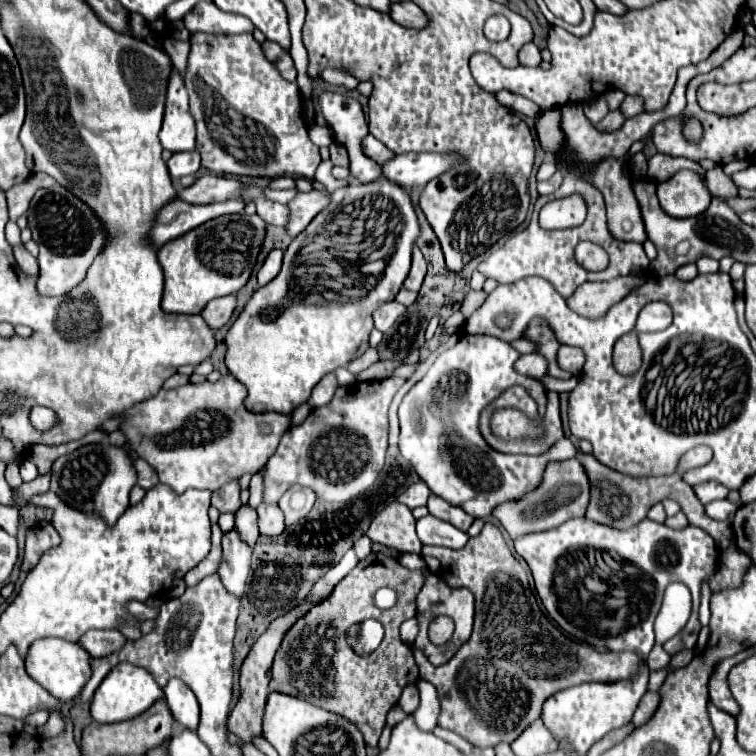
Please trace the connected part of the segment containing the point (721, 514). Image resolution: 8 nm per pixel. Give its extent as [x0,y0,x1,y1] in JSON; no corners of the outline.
[709,500,737,522]

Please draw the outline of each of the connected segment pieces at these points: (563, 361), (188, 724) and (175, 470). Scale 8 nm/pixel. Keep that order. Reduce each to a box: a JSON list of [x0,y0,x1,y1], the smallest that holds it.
[[557,346,585,376],[163,678,199,730],[121,374,291,494]]

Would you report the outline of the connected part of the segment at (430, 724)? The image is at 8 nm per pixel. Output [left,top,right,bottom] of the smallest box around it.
[411,678,441,732]

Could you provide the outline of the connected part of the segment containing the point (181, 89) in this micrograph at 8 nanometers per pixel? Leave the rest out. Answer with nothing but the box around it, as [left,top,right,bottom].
[159,66,195,152]

